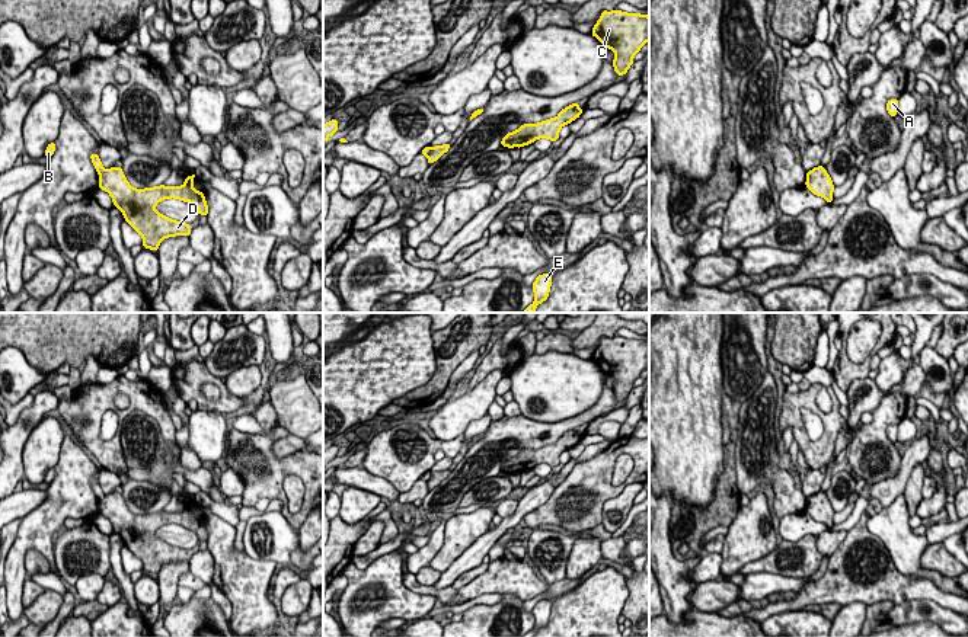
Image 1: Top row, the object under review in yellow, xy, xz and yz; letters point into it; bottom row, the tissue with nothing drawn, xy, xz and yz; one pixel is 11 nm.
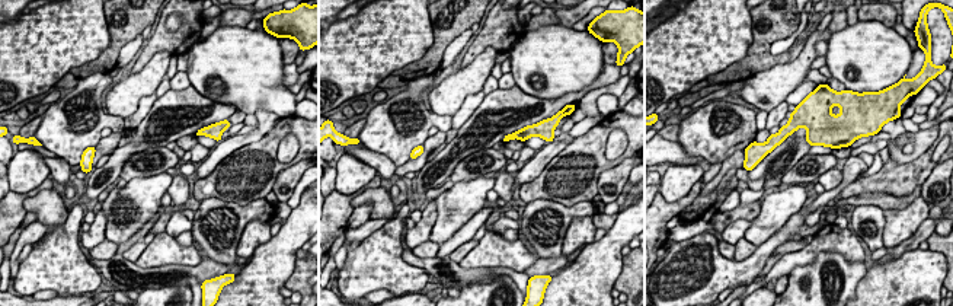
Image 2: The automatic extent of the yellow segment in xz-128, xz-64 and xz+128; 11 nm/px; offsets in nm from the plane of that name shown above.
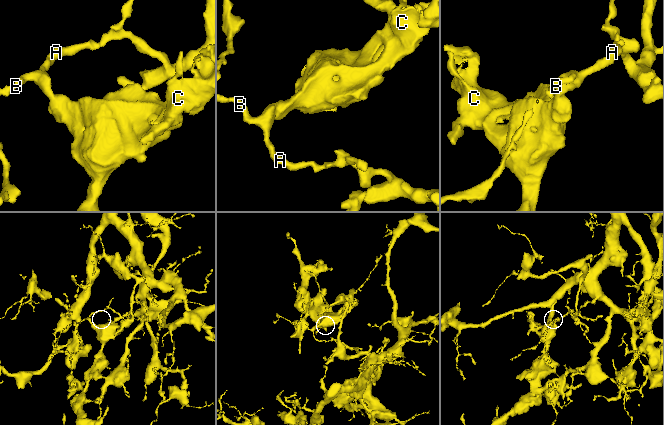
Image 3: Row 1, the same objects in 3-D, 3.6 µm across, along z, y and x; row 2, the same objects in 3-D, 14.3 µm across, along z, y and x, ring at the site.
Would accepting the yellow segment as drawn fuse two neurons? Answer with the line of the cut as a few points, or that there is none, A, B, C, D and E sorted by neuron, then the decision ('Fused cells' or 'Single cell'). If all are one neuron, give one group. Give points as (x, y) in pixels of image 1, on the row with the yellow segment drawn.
Split along xy (105, 170), (99, 175). Groups: A B E / C D. Fused cells

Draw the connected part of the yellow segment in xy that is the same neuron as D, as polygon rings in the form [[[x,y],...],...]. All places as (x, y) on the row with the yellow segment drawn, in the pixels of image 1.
[[[115,166],[99,175],[99,189],[111,195],[114,207],[121,209],[125,221],[143,237],[143,246],[156,252],[163,239],[179,234],[189,237],[192,231],[188,223],[170,220],[157,212],[156,205],[160,201],[175,198],[191,202],[197,207],[199,215],[208,215],[204,191],[194,189],[194,177],[195,175],[185,176],[182,186],[160,185],[135,189],[125,179],[122,169]]]

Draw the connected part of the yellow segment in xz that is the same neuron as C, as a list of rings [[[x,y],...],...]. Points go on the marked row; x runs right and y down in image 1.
[[[616,9],[603,10],[591,35],[614,51],[614,71],[617,76],[623,76],[633,64],[633,57],[649,41],[649,16]]]

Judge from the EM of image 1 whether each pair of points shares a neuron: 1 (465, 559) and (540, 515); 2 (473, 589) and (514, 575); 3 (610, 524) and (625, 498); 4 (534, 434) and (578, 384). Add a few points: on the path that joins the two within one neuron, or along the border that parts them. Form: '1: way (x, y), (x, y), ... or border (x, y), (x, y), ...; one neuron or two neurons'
1: border (550, 496), (523, 518); two neurons
2: way (484, 583), (504, 576); one neuron
3: way (613, 518), (615, 511), (622, 503); one neuron
4: border (521, 413), (542, 422), (559, 422), (578, 415); two neurons

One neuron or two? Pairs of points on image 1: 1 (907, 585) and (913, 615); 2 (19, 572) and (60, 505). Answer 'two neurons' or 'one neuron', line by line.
1: two neurons
2: one neuron

